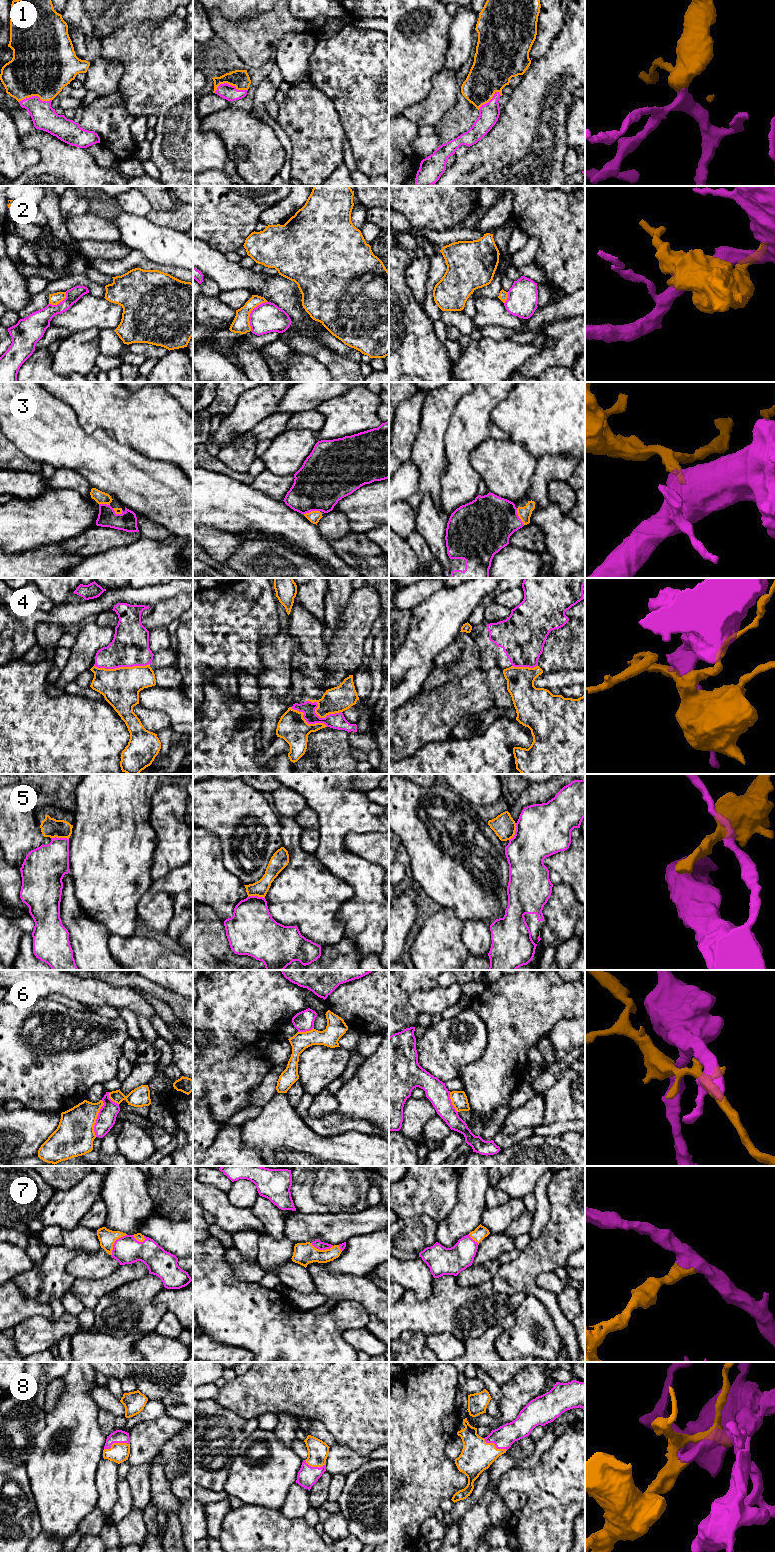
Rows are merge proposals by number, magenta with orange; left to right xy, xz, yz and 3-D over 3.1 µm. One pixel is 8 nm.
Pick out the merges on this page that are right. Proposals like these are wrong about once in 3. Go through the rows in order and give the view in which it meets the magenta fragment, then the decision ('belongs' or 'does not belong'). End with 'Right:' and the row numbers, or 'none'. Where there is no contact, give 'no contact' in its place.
1: contact in xz; belongs
2: contact in xz; does not belong
3: contact in yz; belongs
4: contact in xy; does not belong
5: contact in yz; does not belong
6: contact in xy; does not belong
7: contact in xy; belongs
8: contact in xy; belongs
Right: 1, 3, 7, 8

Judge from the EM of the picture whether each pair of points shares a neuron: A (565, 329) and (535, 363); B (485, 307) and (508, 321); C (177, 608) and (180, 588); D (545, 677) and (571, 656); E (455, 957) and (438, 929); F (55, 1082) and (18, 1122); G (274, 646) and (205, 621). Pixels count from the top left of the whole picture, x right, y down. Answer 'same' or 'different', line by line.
A: same
B: same
C: different
D: different
E: same
F: different
G: different

